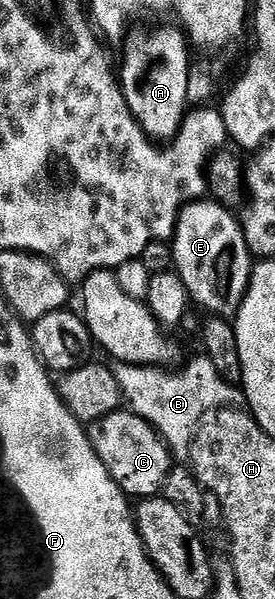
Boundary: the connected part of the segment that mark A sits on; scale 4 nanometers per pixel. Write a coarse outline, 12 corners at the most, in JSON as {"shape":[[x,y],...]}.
{"shape":[[176,24],[134,28],[119,82],[154,143],[176,139],[191,42]]}

